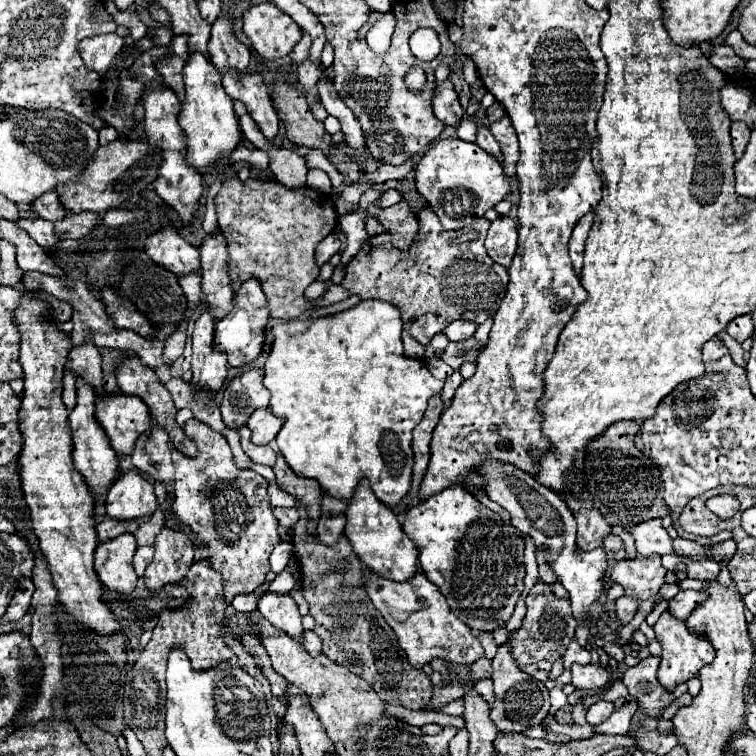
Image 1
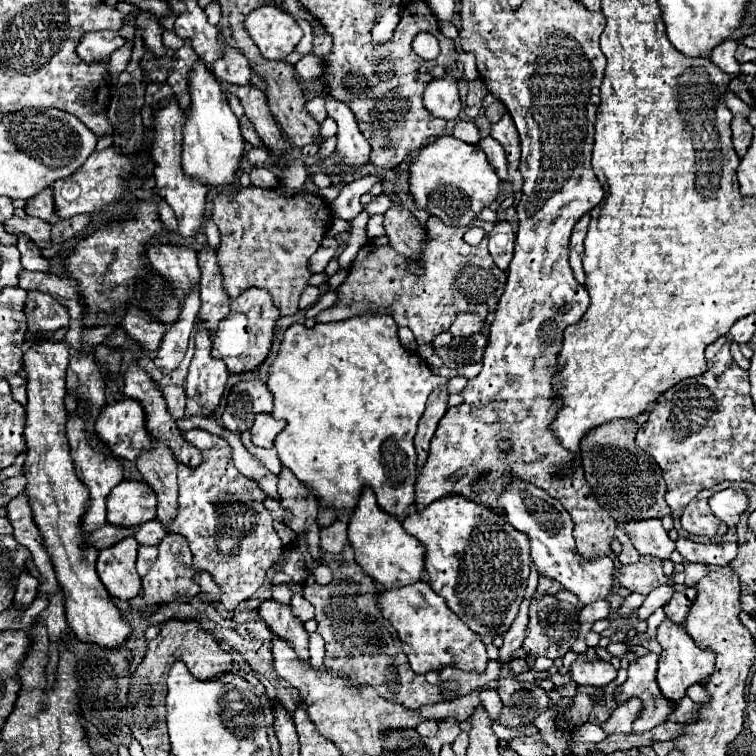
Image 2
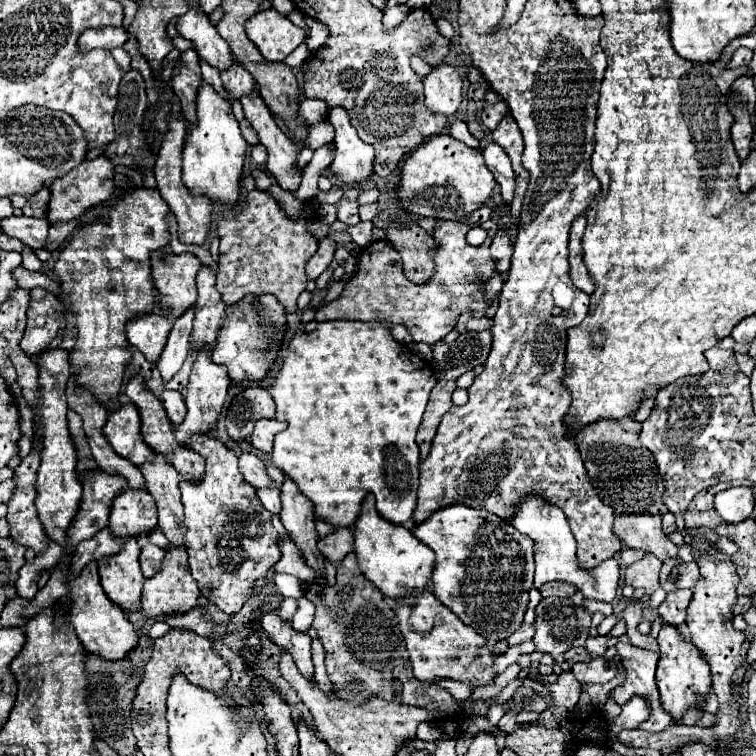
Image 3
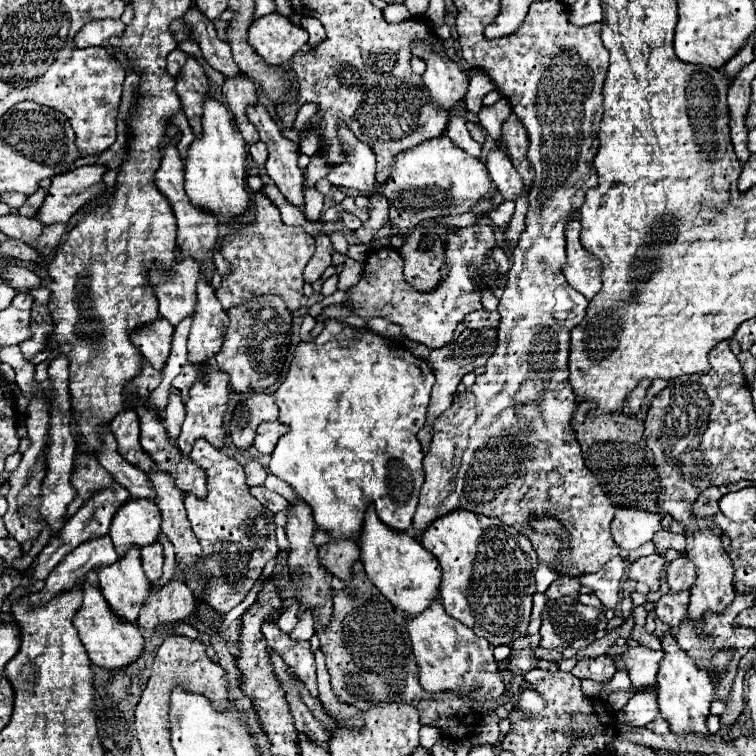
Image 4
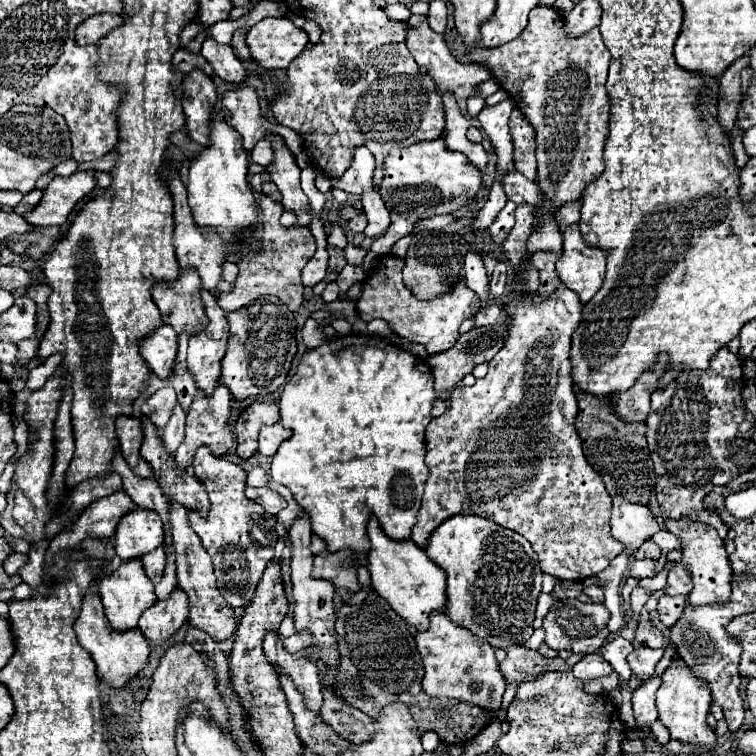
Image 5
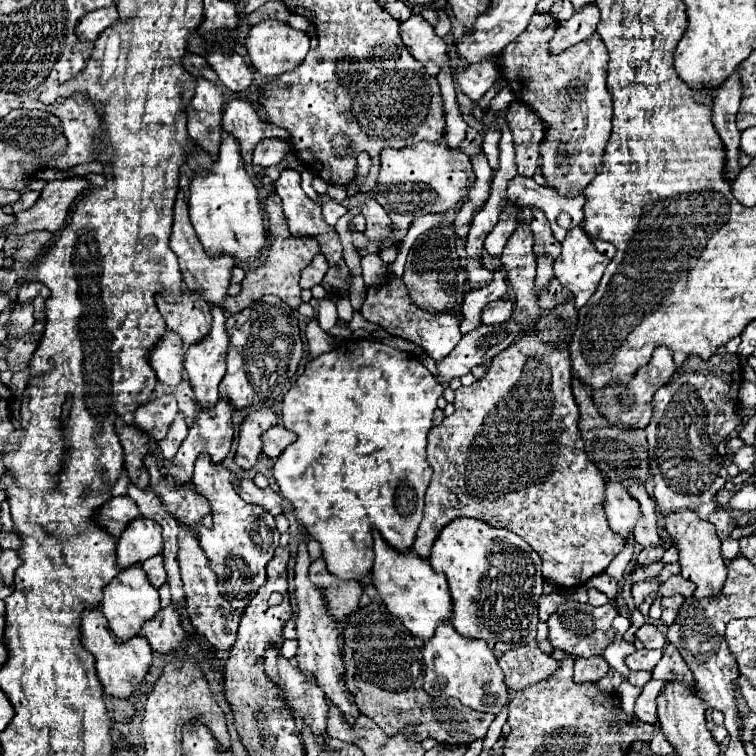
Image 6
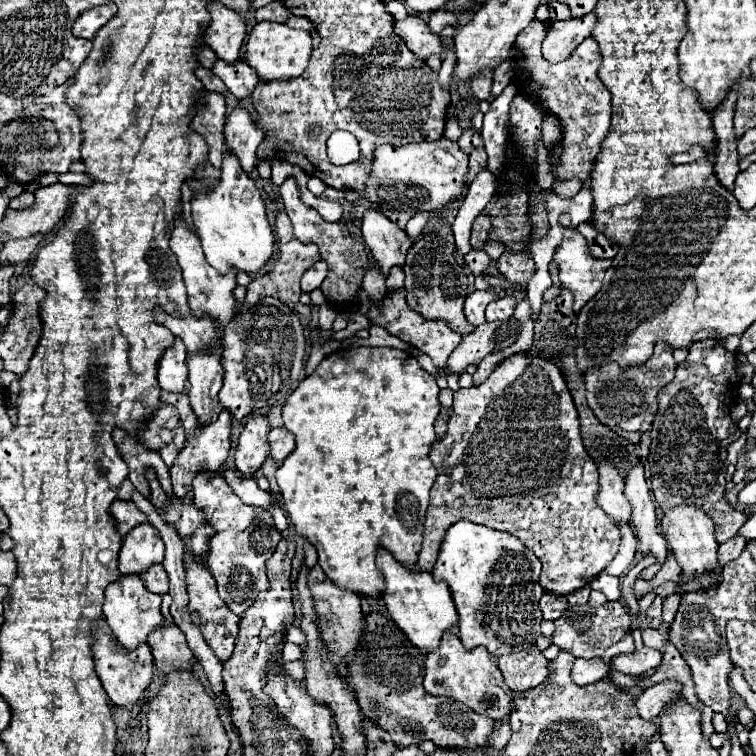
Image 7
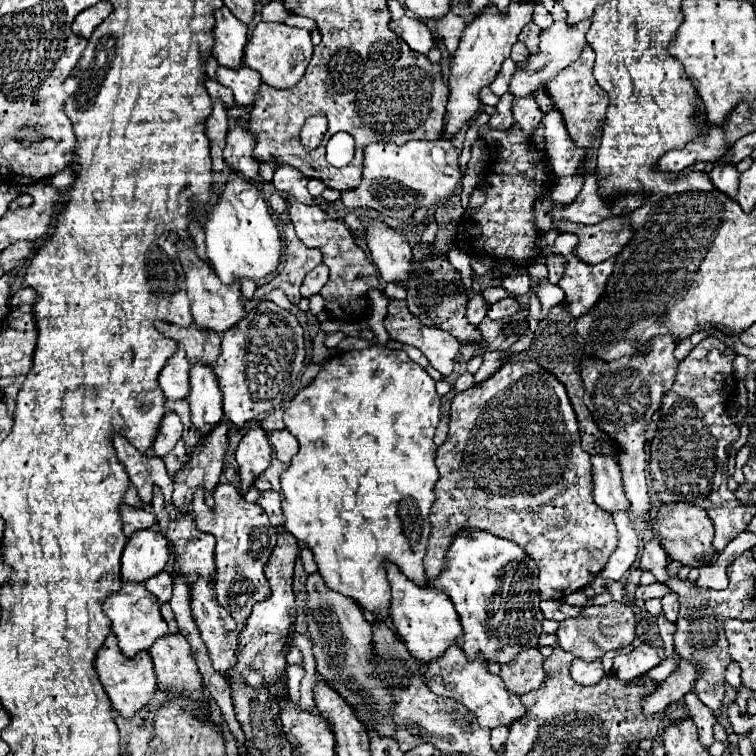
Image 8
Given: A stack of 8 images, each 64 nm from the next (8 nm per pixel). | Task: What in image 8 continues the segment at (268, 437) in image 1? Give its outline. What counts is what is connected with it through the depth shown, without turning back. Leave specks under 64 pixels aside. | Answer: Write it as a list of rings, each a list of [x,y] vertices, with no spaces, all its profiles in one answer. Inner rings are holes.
[[[278,430],[270,436],[270,444],[276,452],[276,458],[290,464],[288,460],[292,460],[292,456],[298,452],[298,440],[288,432],[288,430]]]

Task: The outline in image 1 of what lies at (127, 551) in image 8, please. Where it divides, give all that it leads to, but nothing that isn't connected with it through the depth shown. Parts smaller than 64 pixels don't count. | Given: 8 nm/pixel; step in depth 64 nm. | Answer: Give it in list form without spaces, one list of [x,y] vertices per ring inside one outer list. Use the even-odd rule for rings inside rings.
[[[138,472],[122,474],[106,498],[106,514],[114,520],[136,520],[152,516],[156,510],[154,486]]]

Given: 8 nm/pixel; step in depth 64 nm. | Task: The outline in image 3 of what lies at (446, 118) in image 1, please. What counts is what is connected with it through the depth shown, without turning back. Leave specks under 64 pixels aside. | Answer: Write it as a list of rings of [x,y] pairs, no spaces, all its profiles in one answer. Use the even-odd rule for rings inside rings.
[[[440,62],[422,80],[426,84],[424,88],[426,106],[436,114],[452,116],[462,102],[462,86],[464,86],[456,68],[446,62]]]

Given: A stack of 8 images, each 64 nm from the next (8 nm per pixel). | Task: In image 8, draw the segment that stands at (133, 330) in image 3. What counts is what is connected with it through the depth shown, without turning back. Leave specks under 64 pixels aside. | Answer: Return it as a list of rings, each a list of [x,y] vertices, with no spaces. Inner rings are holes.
[[[184,348],[168,360],[166,368],[160,374],[160,386],[168,400],[184,400],[190,394],[190,362],[186,358]]]

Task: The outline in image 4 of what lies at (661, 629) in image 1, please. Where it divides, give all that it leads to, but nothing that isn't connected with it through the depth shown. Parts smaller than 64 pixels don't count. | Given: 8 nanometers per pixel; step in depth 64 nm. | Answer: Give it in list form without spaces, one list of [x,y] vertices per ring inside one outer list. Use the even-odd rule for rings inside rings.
[[[672,634],[662,638],[662,648],[664,648],[664,660],[660,662],[660,670],[658,670],[660,716],[670,724],[670,730],[678,736],[688,736],[688,734],[708,736],[706,716],[710,714],[710,704],[714,700],[714,684],[710,680],[710,674],[698,670],[692,664],[692,658],[688,658],[686,652],[680,650]]]

